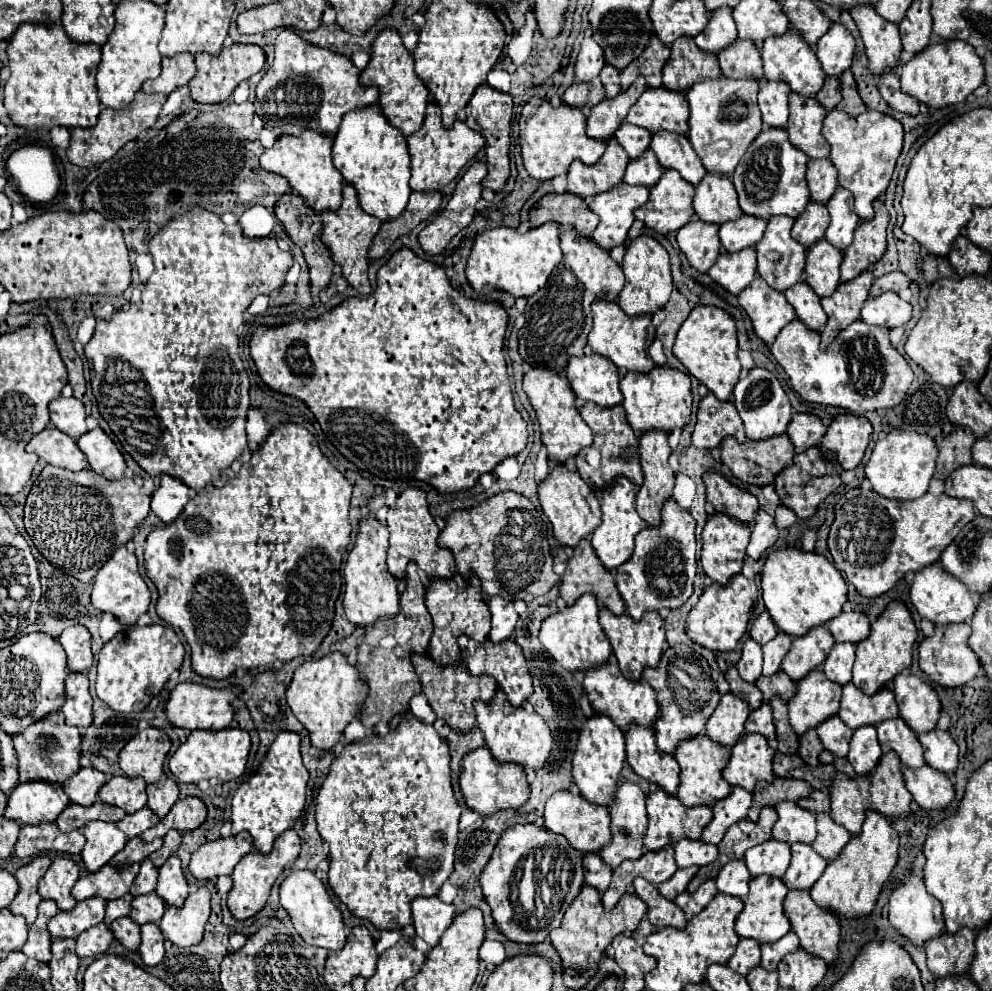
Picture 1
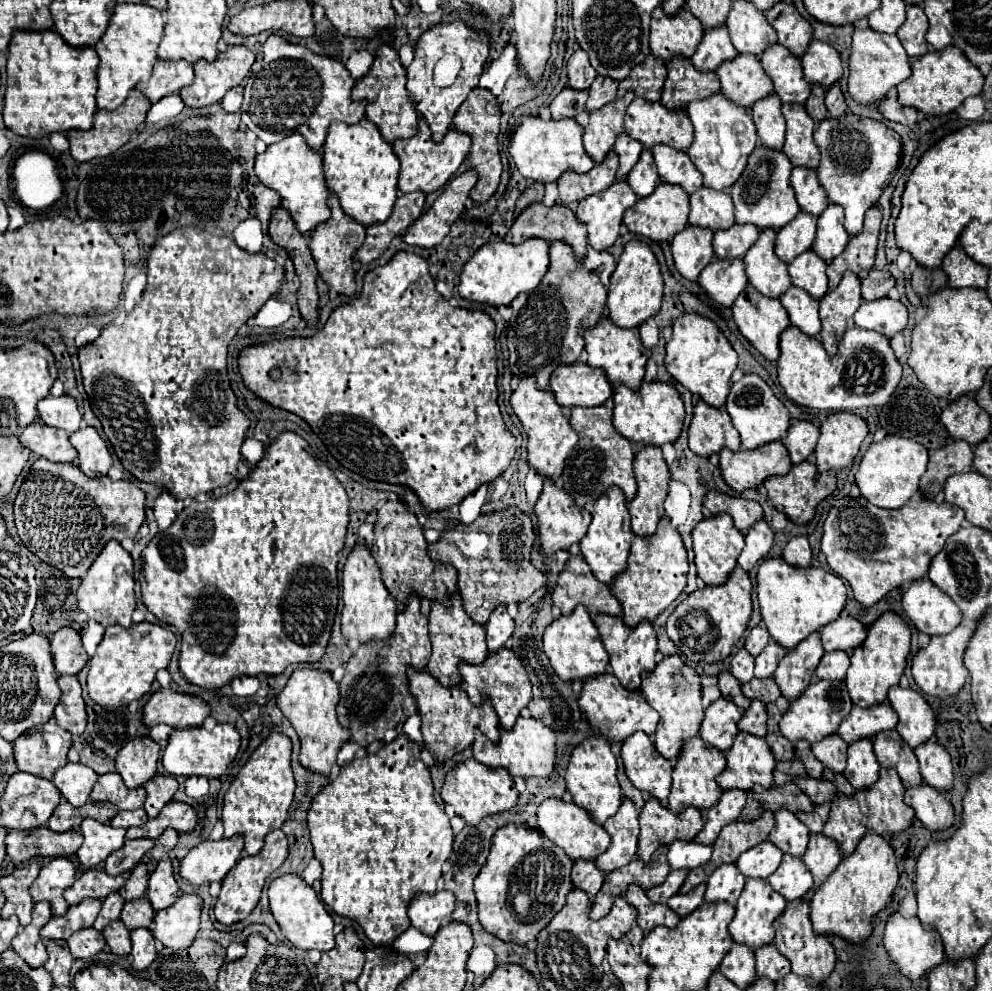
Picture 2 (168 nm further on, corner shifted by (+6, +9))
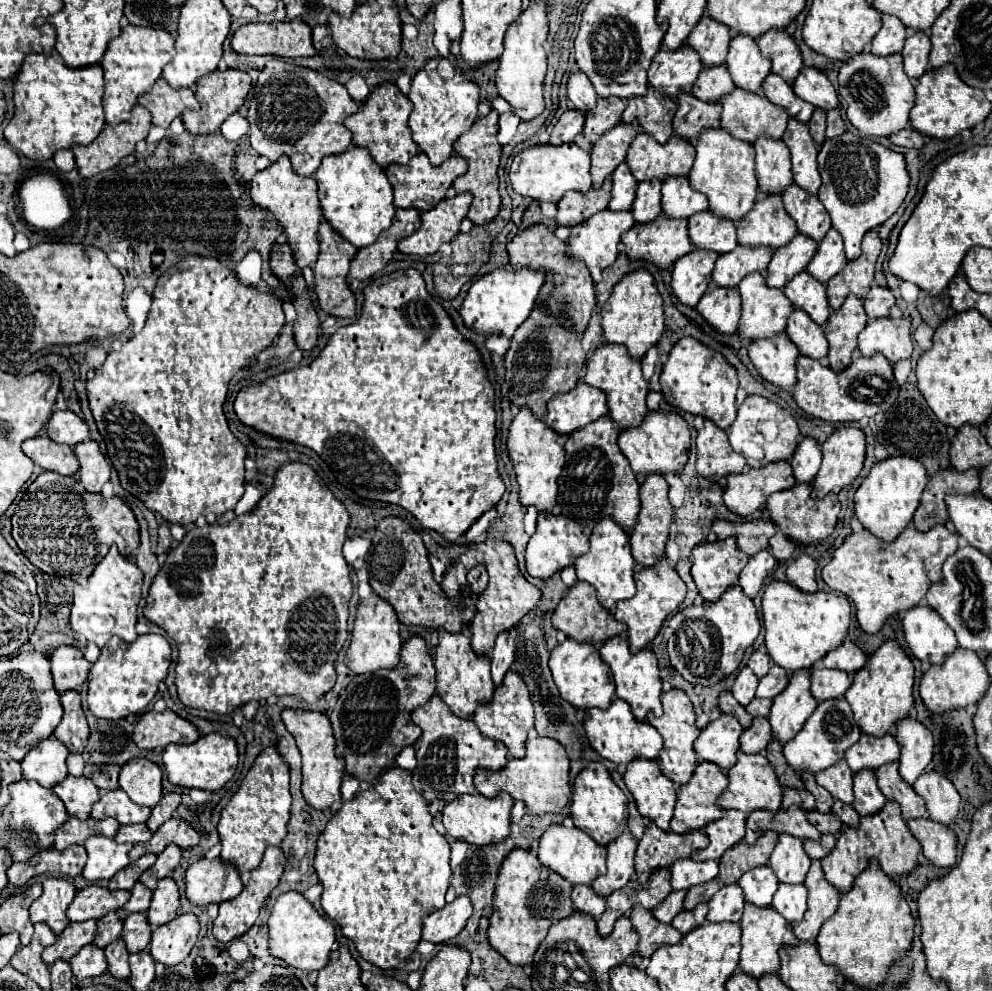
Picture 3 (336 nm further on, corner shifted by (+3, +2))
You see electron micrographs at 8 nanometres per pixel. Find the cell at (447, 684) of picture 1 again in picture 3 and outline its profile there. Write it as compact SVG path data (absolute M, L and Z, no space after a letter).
M431 696L423 708L415 708L411 720L423 730L421 738L415 742L415 754L421 792L429 802L435 798L451 802L459 794L475 794L473 774L477 768L499 770L507 764L507 748L497 740L483 736L473 720L455 716L439 696Z

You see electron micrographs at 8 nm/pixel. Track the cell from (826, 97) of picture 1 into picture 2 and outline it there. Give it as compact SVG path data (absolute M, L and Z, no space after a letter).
M814 85L808 101L804 103L804 109L808 111L808 115L810 115L814 121L822 121L822 119L828 117L826 105L824 105L824 95L826 95L826 91L820 89L818 85Z

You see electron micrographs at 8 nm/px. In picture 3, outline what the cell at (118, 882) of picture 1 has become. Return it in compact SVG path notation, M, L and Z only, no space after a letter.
M85 886L79 890L67 910L67 918L71 922L81 922L81 920L99 920L111 910L119 910L125 902L129 900L129 890L117 890L109 892L107 888L101 886Z

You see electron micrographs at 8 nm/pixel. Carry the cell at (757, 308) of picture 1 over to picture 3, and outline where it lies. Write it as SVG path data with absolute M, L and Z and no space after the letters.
M785 332L775 338L771 336L771 340L751 340L751 344L747 344L747 350L753 366L765 380L779 388L791 388L795 384L795 358L799 356L799 350L795 348L795 344L791 344L791 340L787 340Z

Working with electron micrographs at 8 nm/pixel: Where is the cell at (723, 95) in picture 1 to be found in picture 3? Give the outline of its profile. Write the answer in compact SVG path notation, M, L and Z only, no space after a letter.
M703 128L695 142L695 164L689 172L689 182L695 190L703 192L709 198L709 208L723 218L739 220L743 218L755 202L757 184L755 184L755 150L743 140L731 138L727 128Z

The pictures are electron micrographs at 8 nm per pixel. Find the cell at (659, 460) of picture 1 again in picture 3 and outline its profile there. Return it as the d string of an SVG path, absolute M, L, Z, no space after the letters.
M647 476L647 480L643 480L641 484L641 490L639 490L641 512L631 532L631 552L639 566L653 566L665 554L665 542L669 538L669 524L673 516L673 506L667 498L667 492L669 492L669 484L665 482L663 476Z

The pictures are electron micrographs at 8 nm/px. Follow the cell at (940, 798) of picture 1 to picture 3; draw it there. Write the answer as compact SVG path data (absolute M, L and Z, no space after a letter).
M919 818L907 820L911 834L921 842L923 852L935 866L951 868L957 858L957 836L949 826L935 824L935 820Z

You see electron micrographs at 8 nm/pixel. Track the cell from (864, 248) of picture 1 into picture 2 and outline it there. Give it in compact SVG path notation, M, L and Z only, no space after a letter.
M878 207L868 209L866 219L864 219L864 231L856 237L850 237L848 247L844 249L844 253L840 257L836 257L826 273L828 273L828 289L836 289L836 285L840 283L840 277L844 275L844 271L854 271L856 275L860 275L862 271L870 271L874 265L874 257L876 257L876 245L878 245L878 231L880 231L880 221L882 221L882 213Z

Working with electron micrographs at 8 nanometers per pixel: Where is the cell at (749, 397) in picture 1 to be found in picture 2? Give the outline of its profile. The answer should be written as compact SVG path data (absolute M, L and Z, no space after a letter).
M750 373L744 375L742 381L732 383L728 399L726 399L726 411L732 419L732 425L738 429L740 433L740 443L742 449L758 449L766 443L772 441L780 441L788 429L790 429L790 413L784 407L784 403L780 399L776 399L776 395L772 393L772 389L764 383L762 377Z

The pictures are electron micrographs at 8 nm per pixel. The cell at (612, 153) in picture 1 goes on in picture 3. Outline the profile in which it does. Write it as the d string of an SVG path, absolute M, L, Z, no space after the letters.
M607 176L601 188L591 188L589 192L567 192L557 202L557 222L565 226L575 226L593 216L595 212L607 208L611 198L611 184L611 176Z

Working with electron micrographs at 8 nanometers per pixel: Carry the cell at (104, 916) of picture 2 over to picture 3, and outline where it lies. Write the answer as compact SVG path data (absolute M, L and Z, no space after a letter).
M109 912L107 916L97 920L97 934L95 934L95 944L99 948L105 948L107 944L115 942L121 936L123 930L123 920L117 916L117 912Z

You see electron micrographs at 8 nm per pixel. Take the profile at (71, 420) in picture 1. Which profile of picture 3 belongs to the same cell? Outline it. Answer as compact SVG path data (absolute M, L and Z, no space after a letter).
M71 410L53 412L49 422L47 422L47 426L45 426L45 430L47 430L47 436L53 442L67 444L67 446L75 446L75 444L85 442L85 440L91 438L85 420L81 420Z

